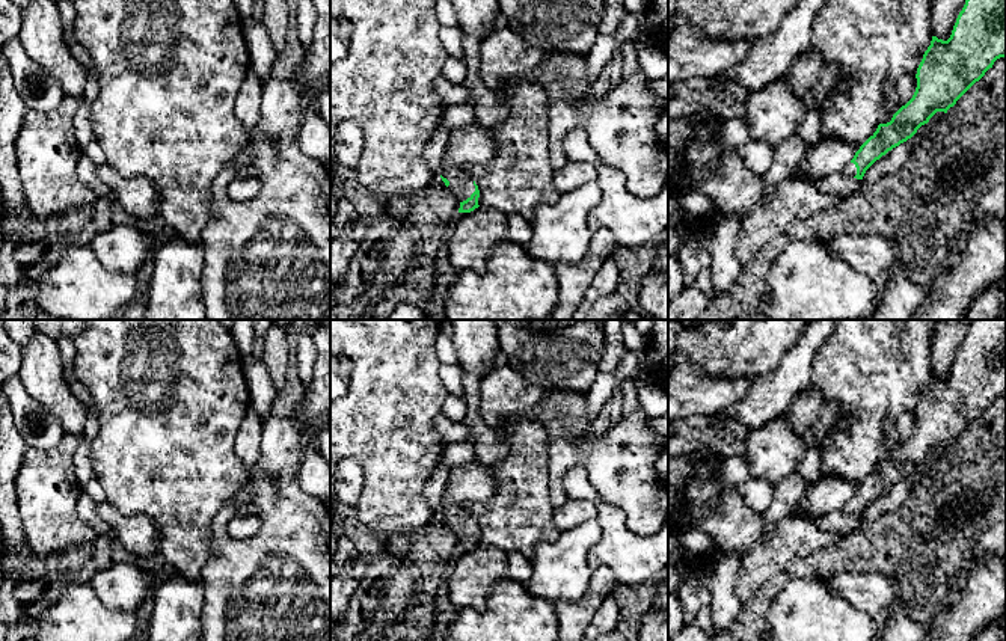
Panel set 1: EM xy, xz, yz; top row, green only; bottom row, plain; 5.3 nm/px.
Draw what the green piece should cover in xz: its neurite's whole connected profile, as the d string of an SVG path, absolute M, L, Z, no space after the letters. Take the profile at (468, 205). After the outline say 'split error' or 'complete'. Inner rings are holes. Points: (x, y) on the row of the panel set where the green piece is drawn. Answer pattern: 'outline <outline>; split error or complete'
outline M472 122L451 133L442 157L440 178L460 201L459 213L471 213L480 207L480 190L468 170L487 163L495 154L496 142L490 127Z; split error

